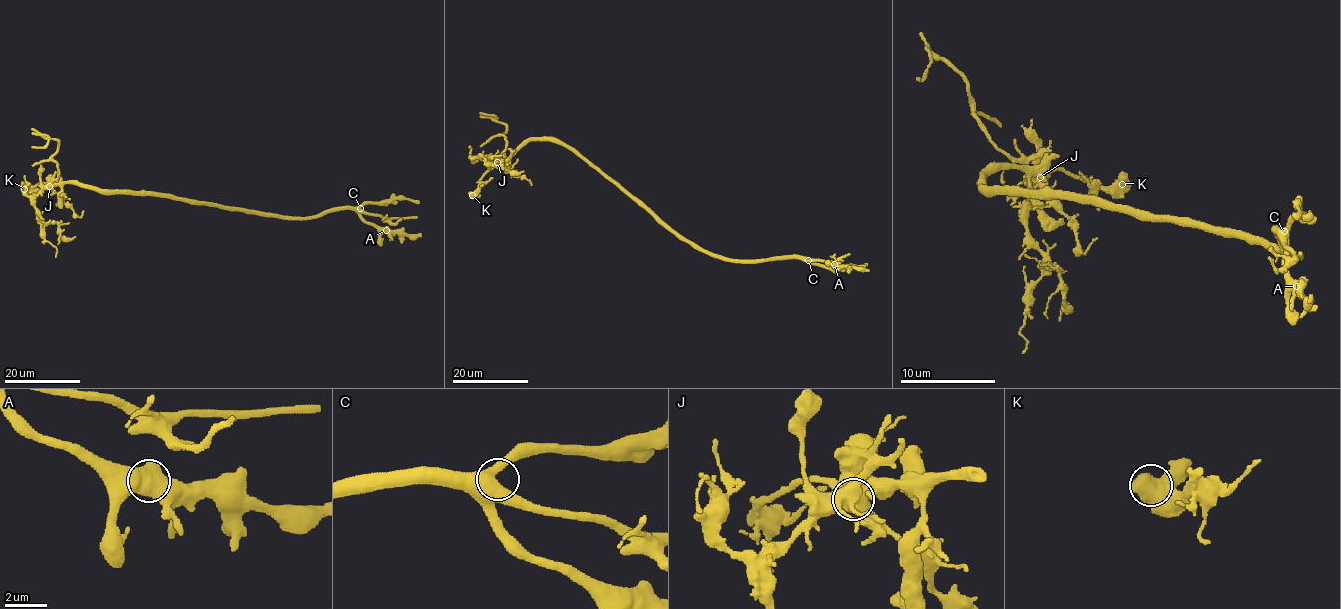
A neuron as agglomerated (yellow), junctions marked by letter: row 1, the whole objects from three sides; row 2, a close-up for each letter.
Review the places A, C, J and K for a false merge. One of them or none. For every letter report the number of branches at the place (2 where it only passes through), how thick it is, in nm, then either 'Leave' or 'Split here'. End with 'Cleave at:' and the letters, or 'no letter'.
A: Branches: 3. Thickness 600 nm. Leave
C: Branches: 3. Thickness 550 nm. Leave
J: Branches: 3. Thickness 700 nm. Split here
K: Branches: 2. Thickness 750 nm. Leave
Cleave at: J

